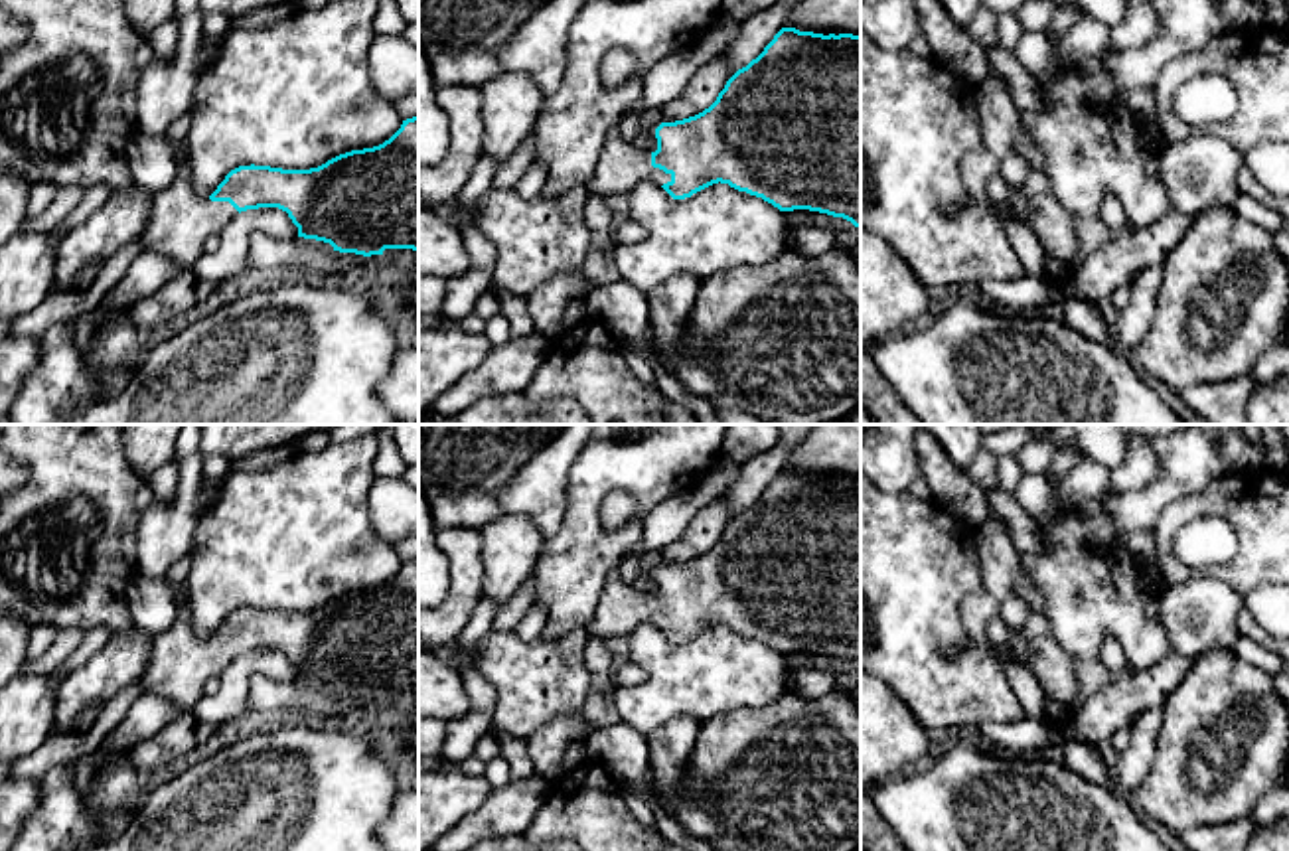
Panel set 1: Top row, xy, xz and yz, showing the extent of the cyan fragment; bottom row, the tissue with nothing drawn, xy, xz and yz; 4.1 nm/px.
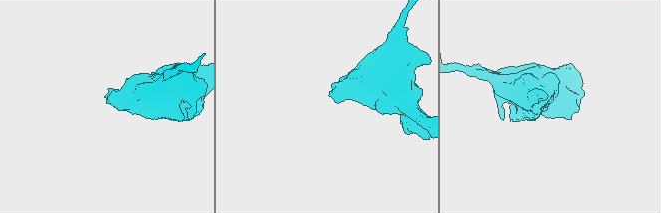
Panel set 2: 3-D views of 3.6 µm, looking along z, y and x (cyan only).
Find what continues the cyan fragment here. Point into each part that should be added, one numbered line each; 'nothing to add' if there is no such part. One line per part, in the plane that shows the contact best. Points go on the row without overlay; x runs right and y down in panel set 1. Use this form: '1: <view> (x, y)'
1: xz (620, 609)

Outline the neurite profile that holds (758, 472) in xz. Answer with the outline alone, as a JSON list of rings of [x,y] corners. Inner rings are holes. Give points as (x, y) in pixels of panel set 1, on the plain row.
[[[778,425],[778,444],[742,464],[736,482],[719,498],[736,513],[756,502],[782,472],[790,450],[817,425]]]

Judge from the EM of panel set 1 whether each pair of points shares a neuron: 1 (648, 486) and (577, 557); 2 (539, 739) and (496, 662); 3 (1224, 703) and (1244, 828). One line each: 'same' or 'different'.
1: same
2: different
3: different

